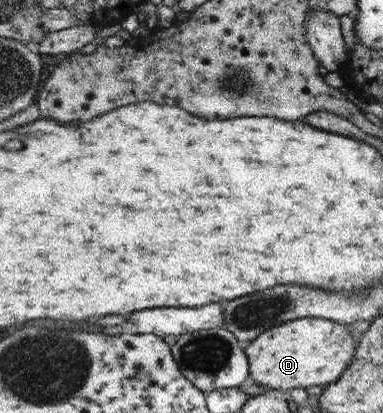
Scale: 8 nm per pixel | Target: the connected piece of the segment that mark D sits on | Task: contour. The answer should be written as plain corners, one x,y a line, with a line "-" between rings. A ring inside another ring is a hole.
298,318
265,330
261,338
245,349
249,359
250,382
271,390
326,386
339,380
348,370
355,354
355,340
347,328
326,318

